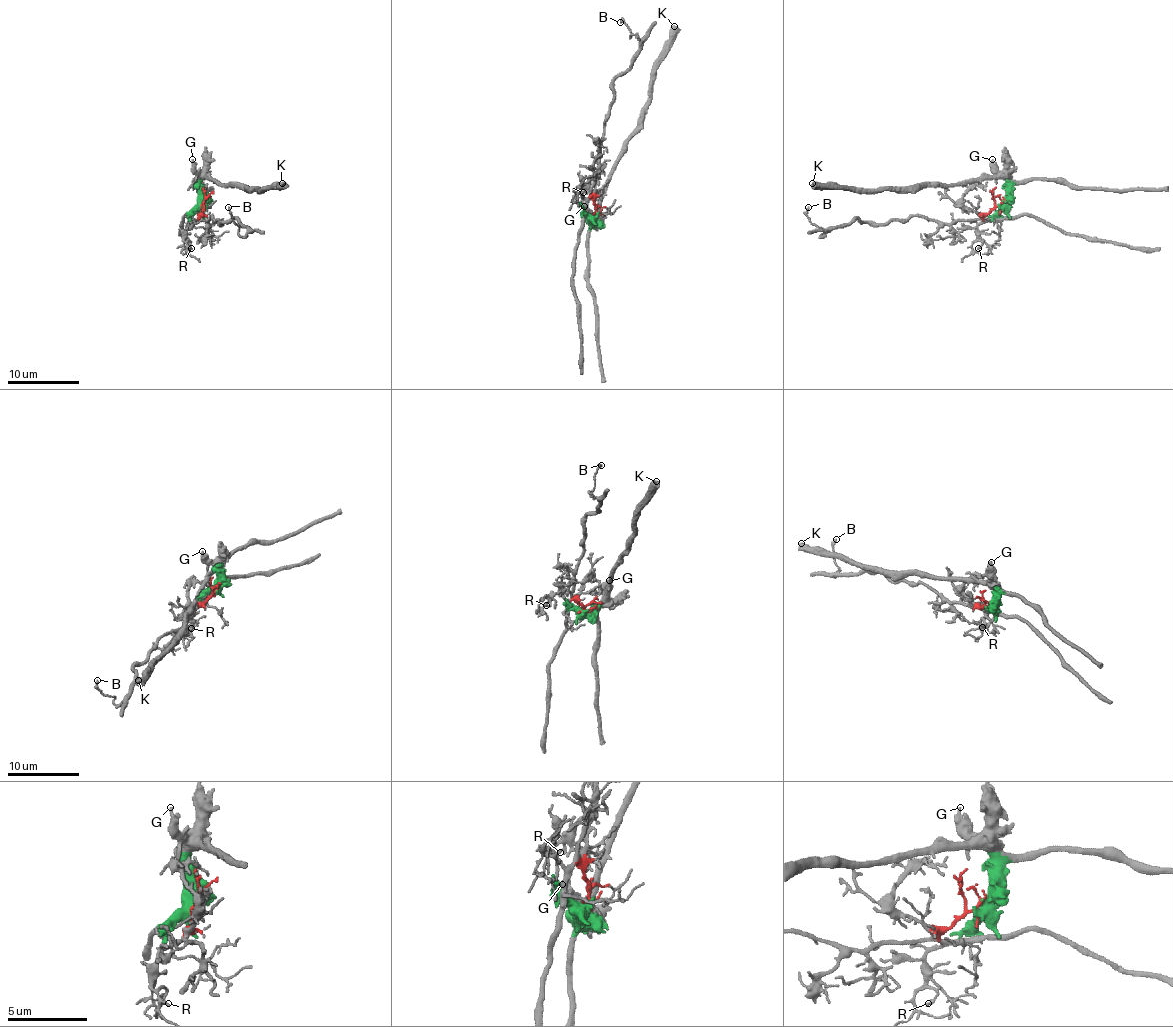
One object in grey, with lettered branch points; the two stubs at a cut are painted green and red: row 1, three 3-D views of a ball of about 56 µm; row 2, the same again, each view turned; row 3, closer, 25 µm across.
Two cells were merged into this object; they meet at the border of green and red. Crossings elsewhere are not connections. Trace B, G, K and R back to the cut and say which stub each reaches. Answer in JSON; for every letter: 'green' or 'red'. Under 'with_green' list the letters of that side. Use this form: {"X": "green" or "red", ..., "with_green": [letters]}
{"B": "red", "G": "green", "K": "green", "R": "red", "with_green": ["G", "K"]}

